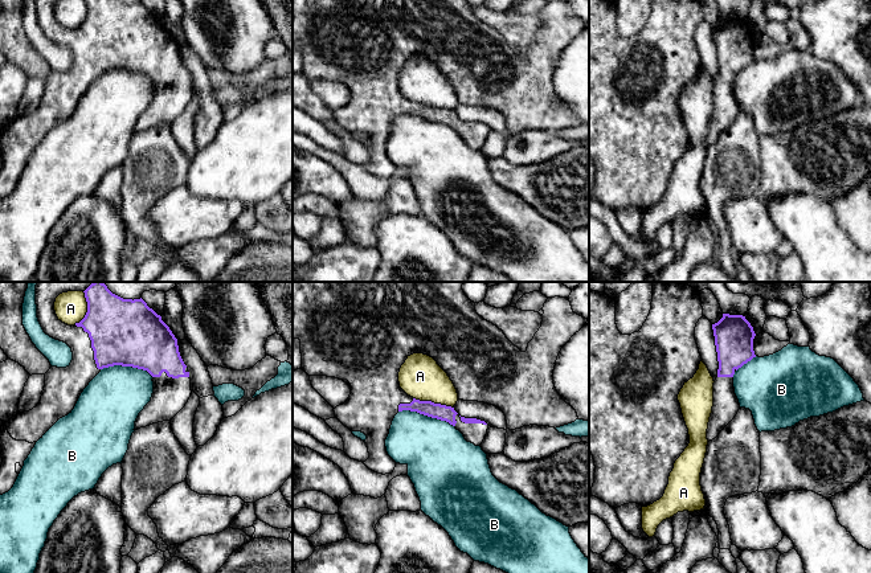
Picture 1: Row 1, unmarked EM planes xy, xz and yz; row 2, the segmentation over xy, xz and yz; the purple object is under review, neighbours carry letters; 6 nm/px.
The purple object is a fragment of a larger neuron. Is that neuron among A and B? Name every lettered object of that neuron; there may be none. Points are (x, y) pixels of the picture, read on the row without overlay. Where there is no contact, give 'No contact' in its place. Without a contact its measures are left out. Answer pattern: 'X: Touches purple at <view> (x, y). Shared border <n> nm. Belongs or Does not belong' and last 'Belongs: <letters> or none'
A: Touches purple at xz (433, 106). Shared border 240 nm. Does not belong
B: Touches purple at xz (426, 118). Shared border 360 nm. Does not belong
Belongs: none

